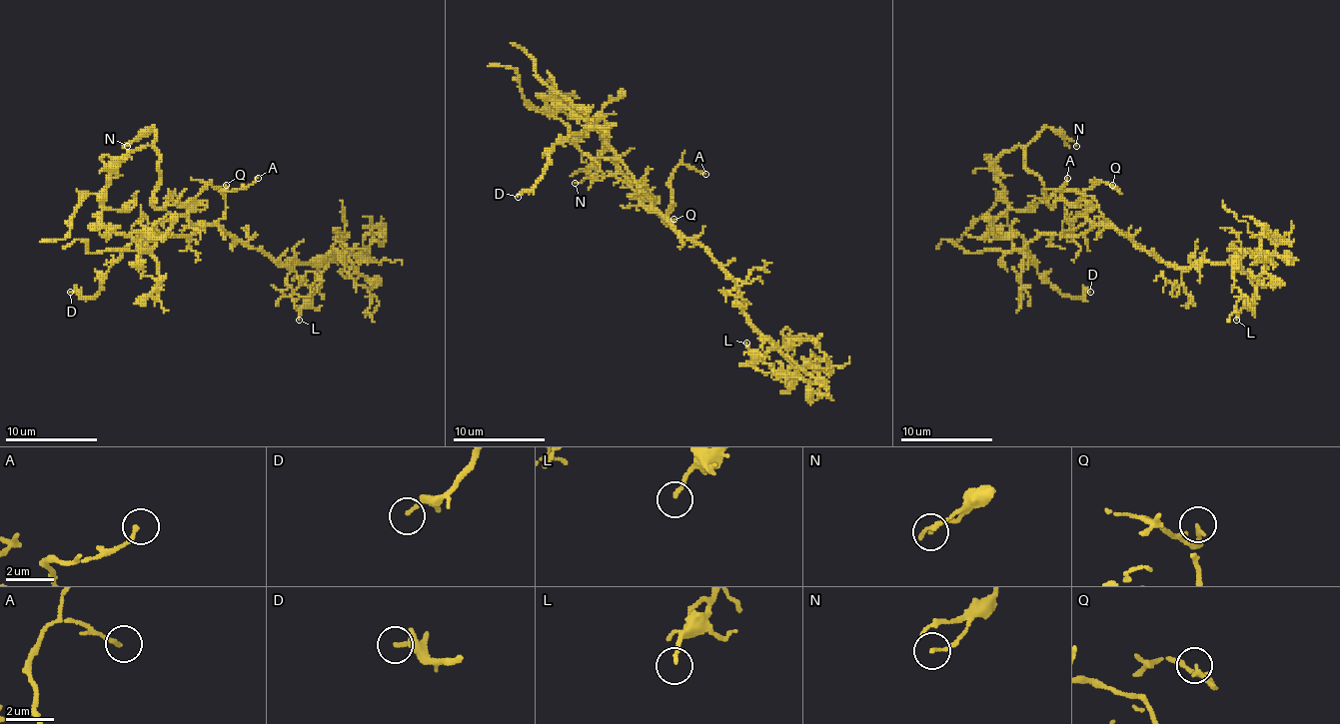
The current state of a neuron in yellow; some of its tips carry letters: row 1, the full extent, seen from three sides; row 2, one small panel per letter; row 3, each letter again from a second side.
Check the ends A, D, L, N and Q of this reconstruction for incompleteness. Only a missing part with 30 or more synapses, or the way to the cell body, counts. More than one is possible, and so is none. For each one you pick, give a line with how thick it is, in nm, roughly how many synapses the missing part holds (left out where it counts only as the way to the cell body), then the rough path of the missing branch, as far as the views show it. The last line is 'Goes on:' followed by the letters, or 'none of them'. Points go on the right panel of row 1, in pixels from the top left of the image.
Goes on: none of them

